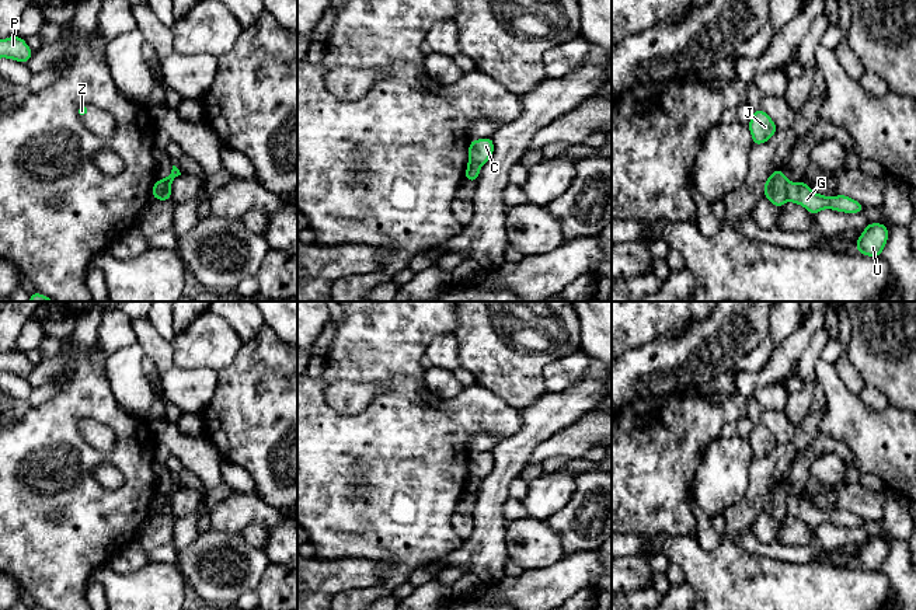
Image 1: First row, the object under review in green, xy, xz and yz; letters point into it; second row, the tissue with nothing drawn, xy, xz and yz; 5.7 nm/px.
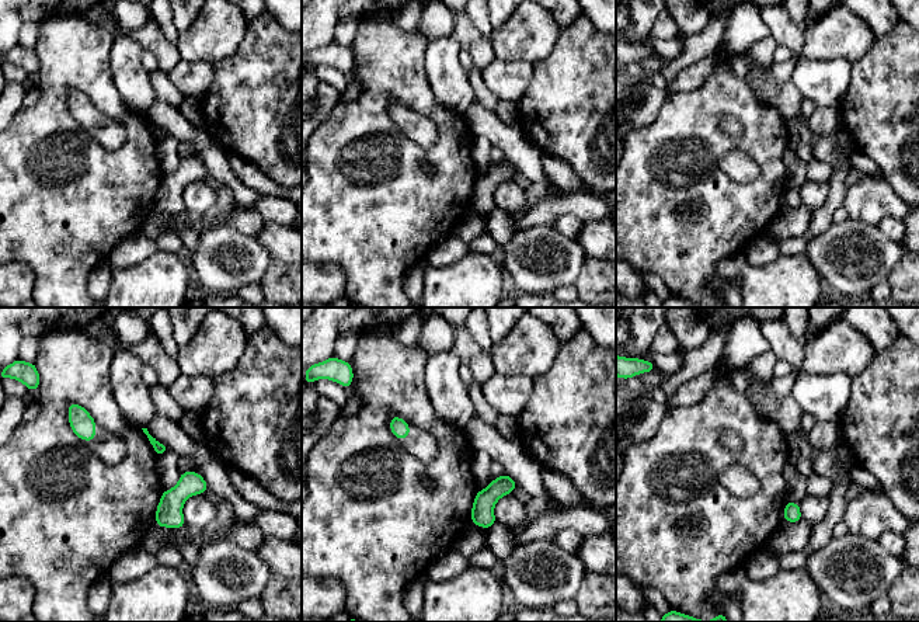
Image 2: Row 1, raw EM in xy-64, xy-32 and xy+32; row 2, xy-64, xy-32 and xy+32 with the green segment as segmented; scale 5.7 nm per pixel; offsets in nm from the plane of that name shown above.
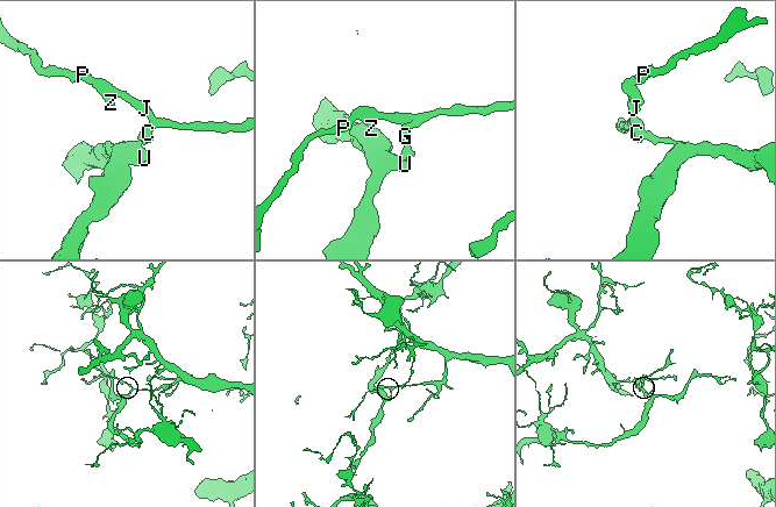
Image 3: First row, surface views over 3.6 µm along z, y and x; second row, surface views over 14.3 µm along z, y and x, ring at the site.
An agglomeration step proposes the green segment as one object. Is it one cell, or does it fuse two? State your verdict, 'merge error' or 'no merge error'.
merge error

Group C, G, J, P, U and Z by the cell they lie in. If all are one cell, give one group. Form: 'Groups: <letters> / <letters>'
Groups: C J P Z / G U

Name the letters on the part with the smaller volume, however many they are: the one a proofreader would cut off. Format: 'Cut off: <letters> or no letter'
Cut off: G, U

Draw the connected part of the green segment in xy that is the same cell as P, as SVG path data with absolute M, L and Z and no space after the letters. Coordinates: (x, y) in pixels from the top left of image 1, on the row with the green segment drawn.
M18 35L0 39L0 57L13 59L20 63L28 63L34 52L27 45L24 38L20 38Z

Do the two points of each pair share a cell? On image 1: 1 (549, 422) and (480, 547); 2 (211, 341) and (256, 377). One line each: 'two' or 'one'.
1: one
2: two

